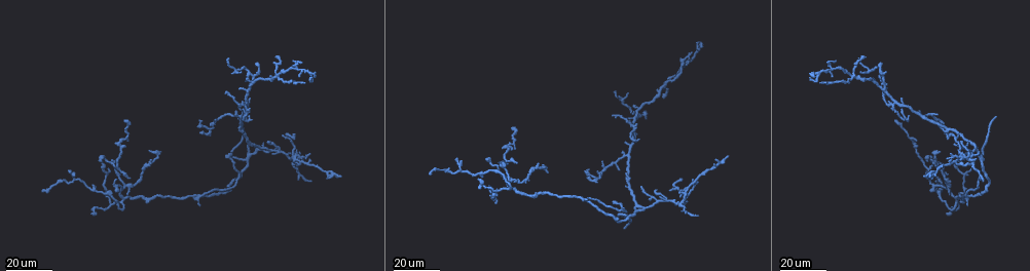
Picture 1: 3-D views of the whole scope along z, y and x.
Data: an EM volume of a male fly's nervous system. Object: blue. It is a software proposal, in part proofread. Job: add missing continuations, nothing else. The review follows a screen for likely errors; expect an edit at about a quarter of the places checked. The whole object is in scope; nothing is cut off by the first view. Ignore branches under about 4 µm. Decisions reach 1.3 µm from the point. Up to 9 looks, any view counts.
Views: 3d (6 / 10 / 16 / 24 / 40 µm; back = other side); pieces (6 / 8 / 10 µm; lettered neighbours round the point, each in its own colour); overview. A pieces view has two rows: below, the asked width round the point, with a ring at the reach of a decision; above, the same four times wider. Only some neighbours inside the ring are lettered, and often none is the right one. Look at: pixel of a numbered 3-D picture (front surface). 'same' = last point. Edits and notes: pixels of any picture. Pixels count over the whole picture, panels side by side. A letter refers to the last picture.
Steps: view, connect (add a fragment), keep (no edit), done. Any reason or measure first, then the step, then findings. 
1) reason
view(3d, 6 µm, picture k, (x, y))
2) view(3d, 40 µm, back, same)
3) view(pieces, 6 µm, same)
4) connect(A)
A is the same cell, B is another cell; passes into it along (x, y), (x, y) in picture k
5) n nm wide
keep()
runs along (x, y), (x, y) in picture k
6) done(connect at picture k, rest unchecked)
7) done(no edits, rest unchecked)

an open end
view(3d, 16 µm, picture 1, (641, 187))

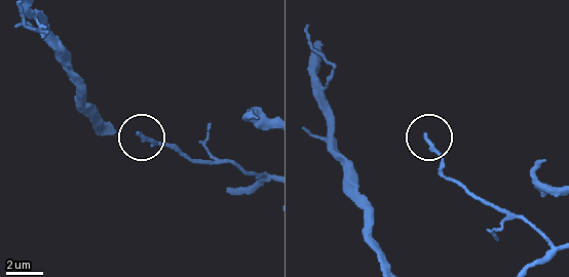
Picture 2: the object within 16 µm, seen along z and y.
view(pieces, 10 µm, picture 2, (140, 131))

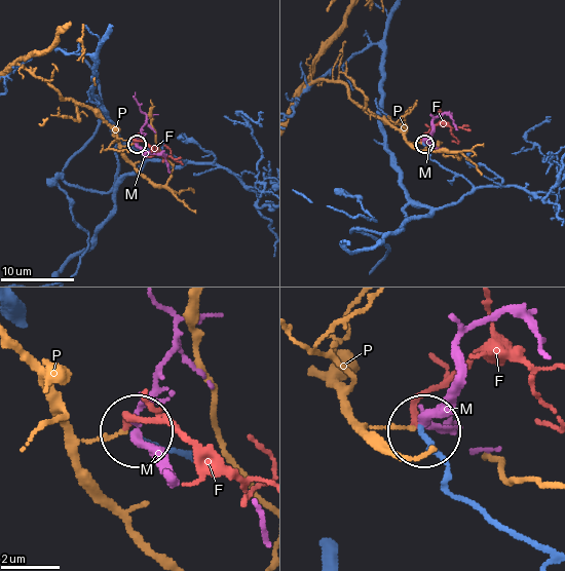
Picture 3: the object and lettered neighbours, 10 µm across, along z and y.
connect(M)
M is the same cell, F and P are other cells; passes into it along (432, 160), (424, 141), (435, 119), (446, 114), (456, 129) in picture 3; the neuron continues

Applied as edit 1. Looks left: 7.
view(overview)

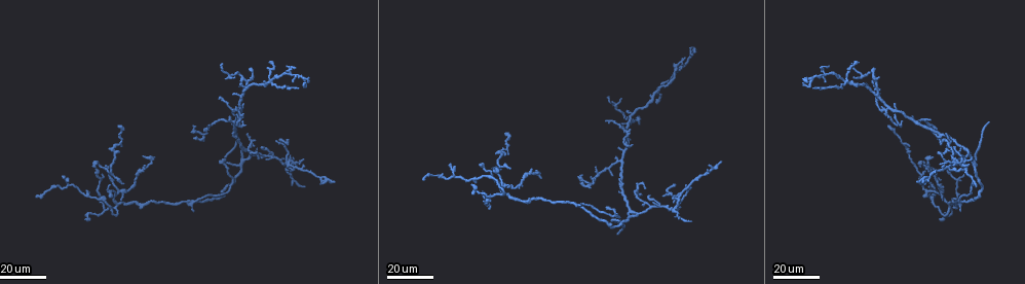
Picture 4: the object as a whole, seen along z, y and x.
an open end
view(3d, 16 µm, picture 4, (226, 159))

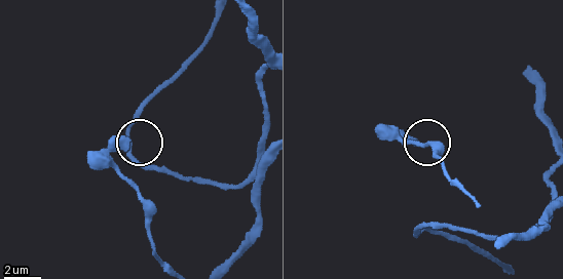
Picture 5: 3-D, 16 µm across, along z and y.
see the neighbours
view(pieces, 8 µm, picture 5, (125, 141))

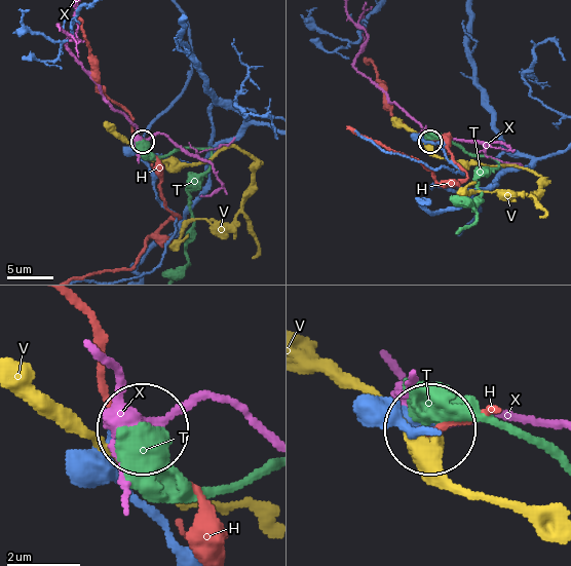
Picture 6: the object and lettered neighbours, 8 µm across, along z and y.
keep()
H, T, V and X are other cells; no lettered fragment goes on from it

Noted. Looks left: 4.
free end
view(3d, 16 µm, picture 4, (911, 152))

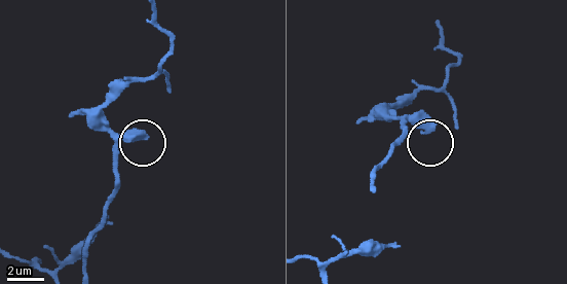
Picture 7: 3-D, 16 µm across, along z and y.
view(pieces, 6 µm, picture 7, (433, 128))

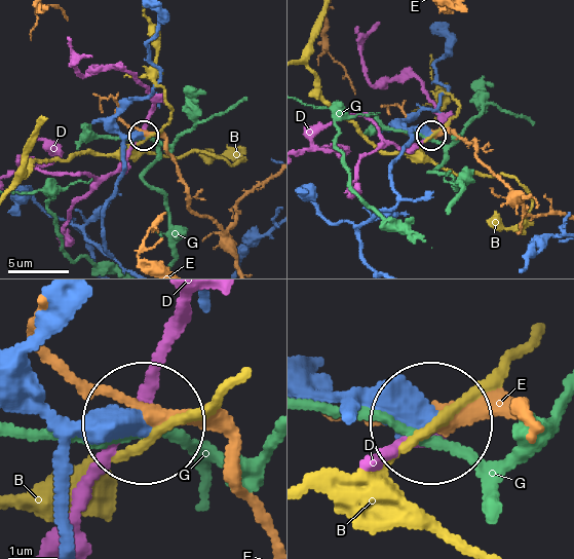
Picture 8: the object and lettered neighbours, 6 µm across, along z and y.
540 nm wide
keep()
B, D, E and G are other cells; runs along (63, 543), (67, 444), (145, 424) in picture 8; no lettered fragment goes on from it

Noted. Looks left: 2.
an open end
view(3d, 24 µm, picture 4, (249, 69))

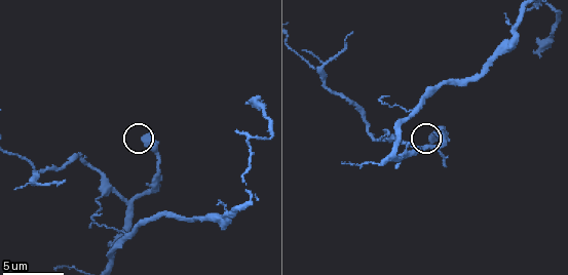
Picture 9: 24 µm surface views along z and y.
view(pieces, 10 µm, picture 9, (430, 140))

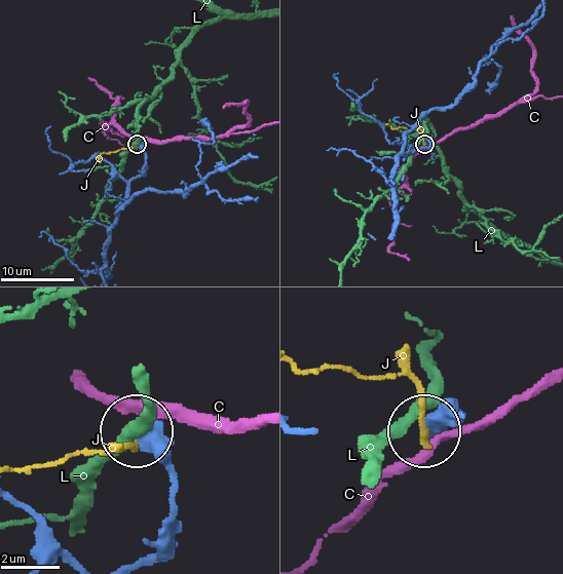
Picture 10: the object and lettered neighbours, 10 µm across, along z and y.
keep()
C, J and L are other cells; none of them fits

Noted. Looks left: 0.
done(connect at picture 3, rest unchecked)

